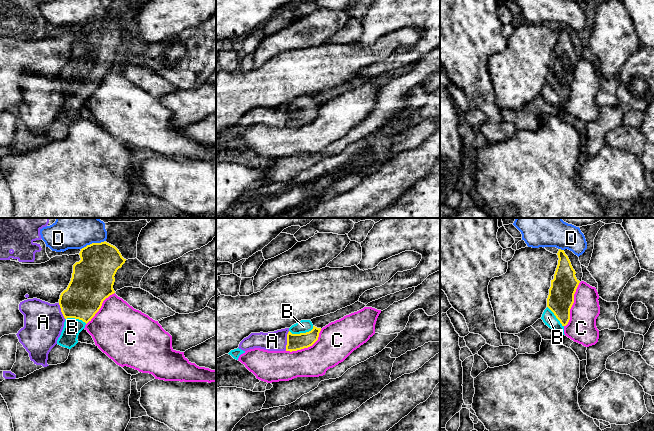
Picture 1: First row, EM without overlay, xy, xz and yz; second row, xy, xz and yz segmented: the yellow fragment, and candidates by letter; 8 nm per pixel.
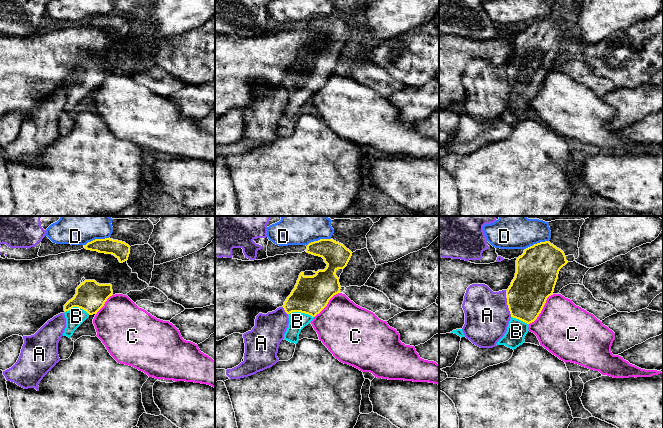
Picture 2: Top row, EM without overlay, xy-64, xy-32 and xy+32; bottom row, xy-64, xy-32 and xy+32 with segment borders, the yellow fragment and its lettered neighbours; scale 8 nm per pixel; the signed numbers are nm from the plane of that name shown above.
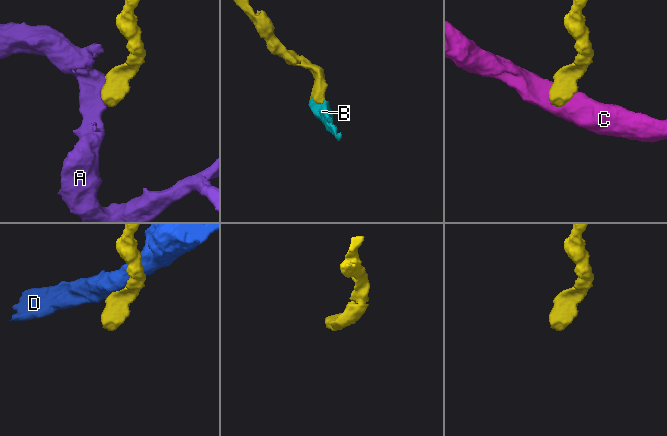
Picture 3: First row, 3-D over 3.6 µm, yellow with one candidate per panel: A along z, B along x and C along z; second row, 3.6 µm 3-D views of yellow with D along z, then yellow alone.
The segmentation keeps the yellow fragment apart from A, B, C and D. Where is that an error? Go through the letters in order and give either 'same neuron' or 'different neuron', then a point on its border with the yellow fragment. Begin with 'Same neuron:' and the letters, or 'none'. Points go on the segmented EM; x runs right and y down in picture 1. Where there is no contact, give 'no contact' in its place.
Same neuron: B
A: different neuron; meets yellow in xz at (287, 340)
B: same neuron; meets yellow in xz at (301, 333)
C: different neuron; meets yellow in yz at (572, 304)
D: different neuron; meets yellow in xy at (92, 243)

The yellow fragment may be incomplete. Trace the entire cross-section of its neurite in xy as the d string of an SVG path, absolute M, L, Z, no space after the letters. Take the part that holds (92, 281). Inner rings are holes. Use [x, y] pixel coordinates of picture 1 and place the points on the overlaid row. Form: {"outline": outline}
{"outline": "M92 243L82 248L81 260L73 265L71 281L59 299L65 318L57 344L71 349L78 335L99 311L103 301L114 294L115 274L125 263L119 250L107 243Z"}

